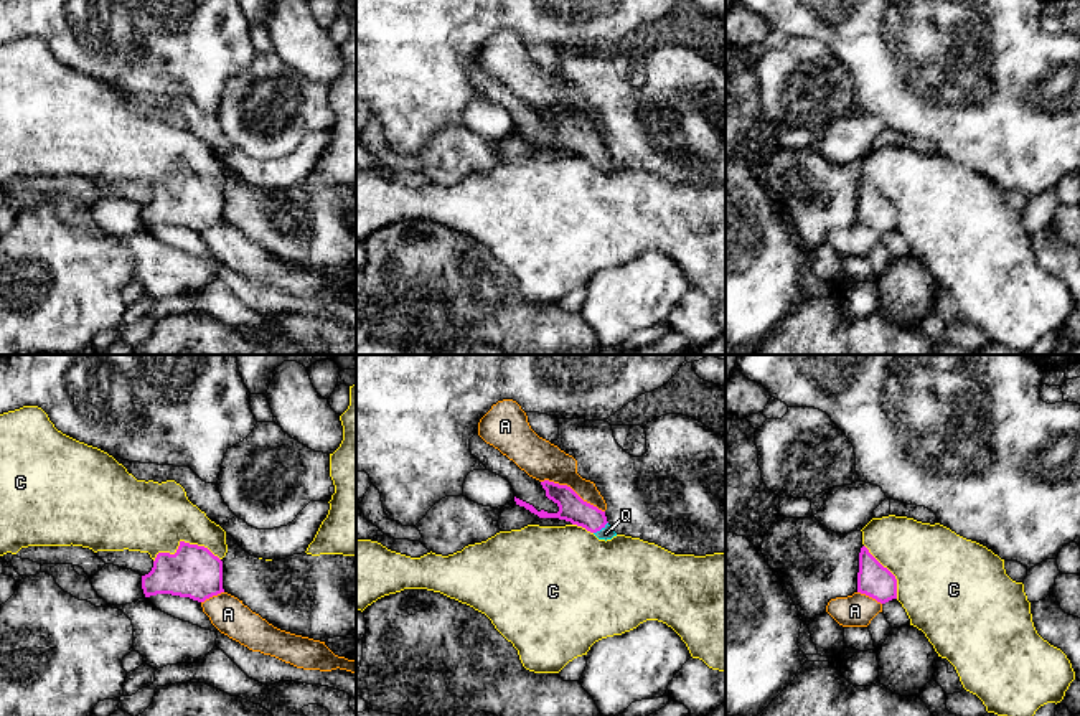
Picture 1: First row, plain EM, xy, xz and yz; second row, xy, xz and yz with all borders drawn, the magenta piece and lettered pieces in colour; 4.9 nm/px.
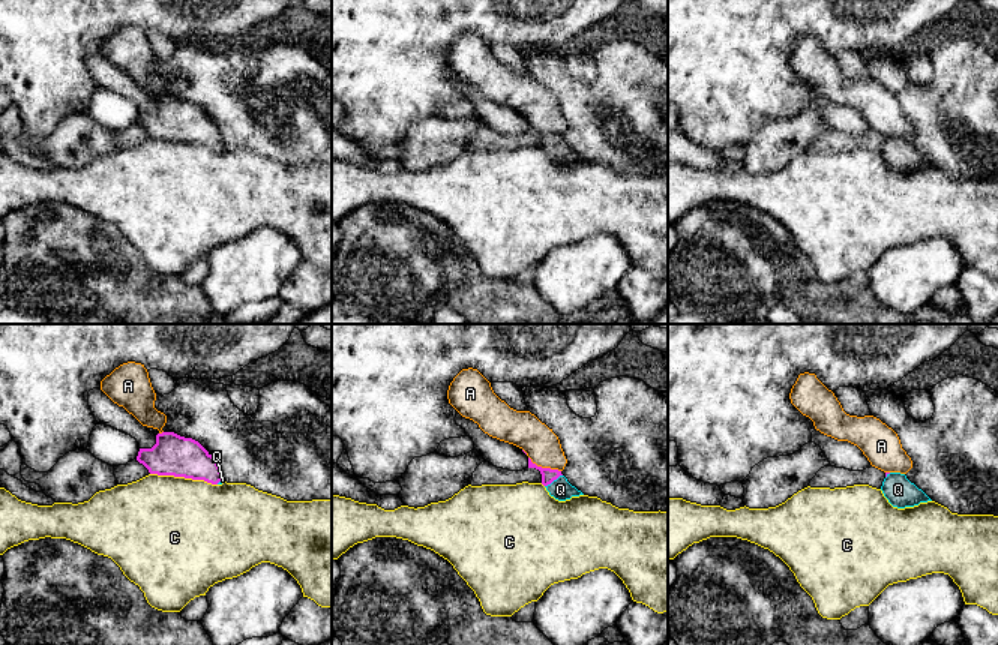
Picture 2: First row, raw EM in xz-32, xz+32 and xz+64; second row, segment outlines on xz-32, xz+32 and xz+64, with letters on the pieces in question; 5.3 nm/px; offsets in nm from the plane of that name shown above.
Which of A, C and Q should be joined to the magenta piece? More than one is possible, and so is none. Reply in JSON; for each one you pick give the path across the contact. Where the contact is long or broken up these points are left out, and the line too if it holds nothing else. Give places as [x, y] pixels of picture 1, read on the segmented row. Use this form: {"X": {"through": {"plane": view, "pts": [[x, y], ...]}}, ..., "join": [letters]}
{"Q": {"through": {"plane": "xz", "pts": [[572, 508], [587, 515], [601, 528], [605, 533]]}}, "join": ["Q"]}

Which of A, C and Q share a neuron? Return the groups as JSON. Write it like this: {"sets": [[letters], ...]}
{"sets": [["A"], ["C"], ["Q"]]}

